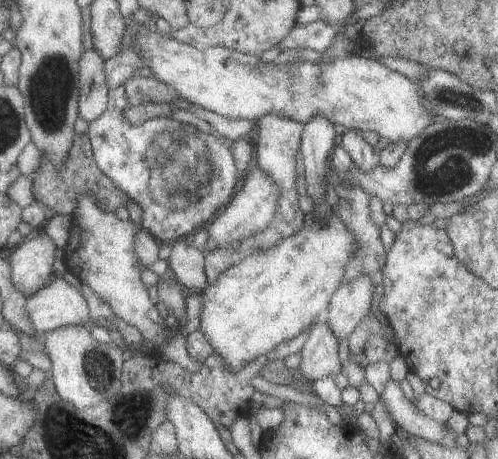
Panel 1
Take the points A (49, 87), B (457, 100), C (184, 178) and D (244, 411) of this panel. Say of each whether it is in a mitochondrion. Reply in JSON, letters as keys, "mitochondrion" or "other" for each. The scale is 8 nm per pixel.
{"A":"mitochondrion","B":"mitochondrion","C":"mitochondrion","D":"other"}

